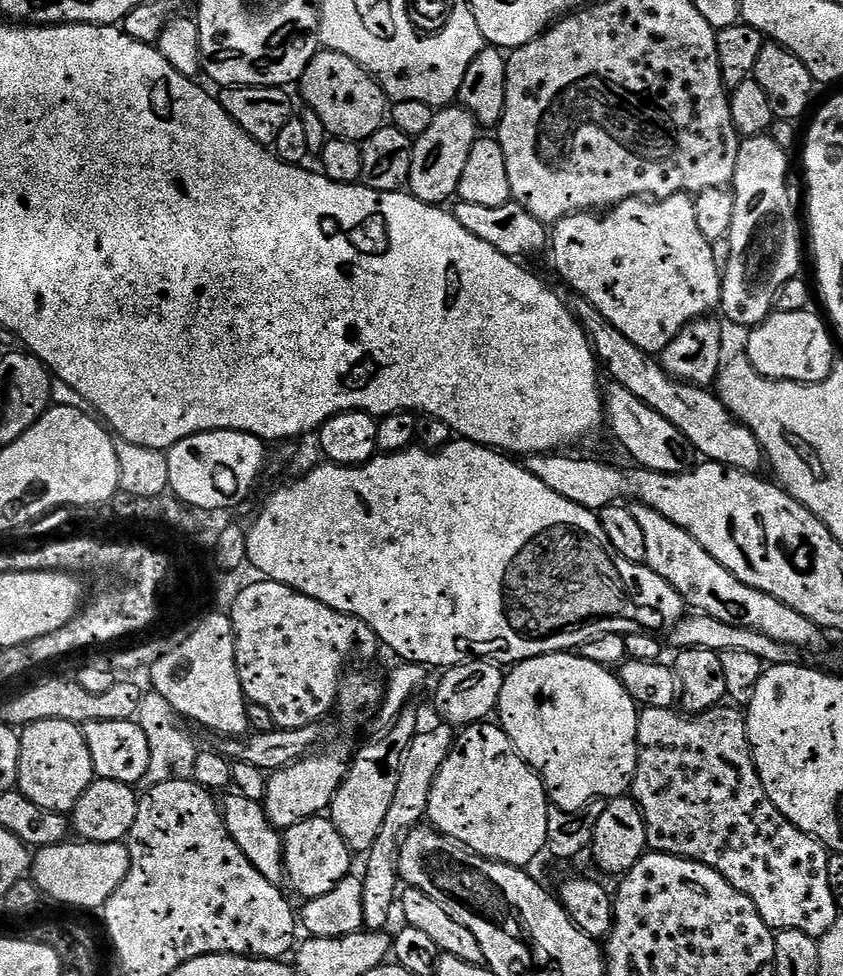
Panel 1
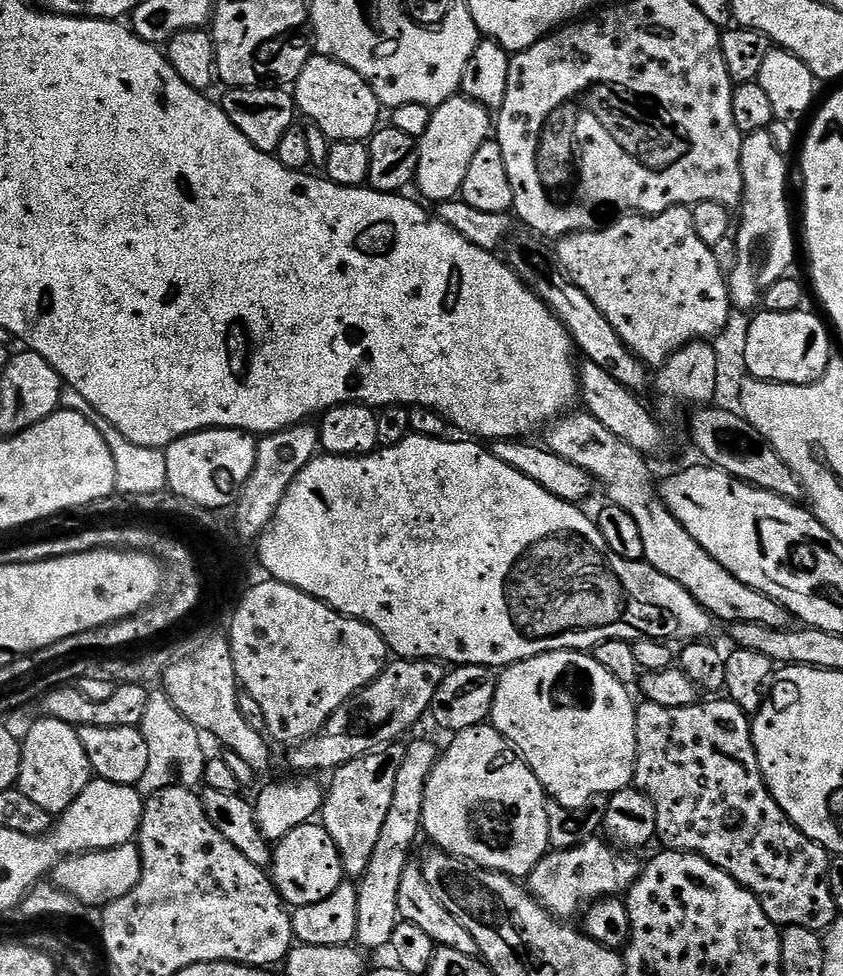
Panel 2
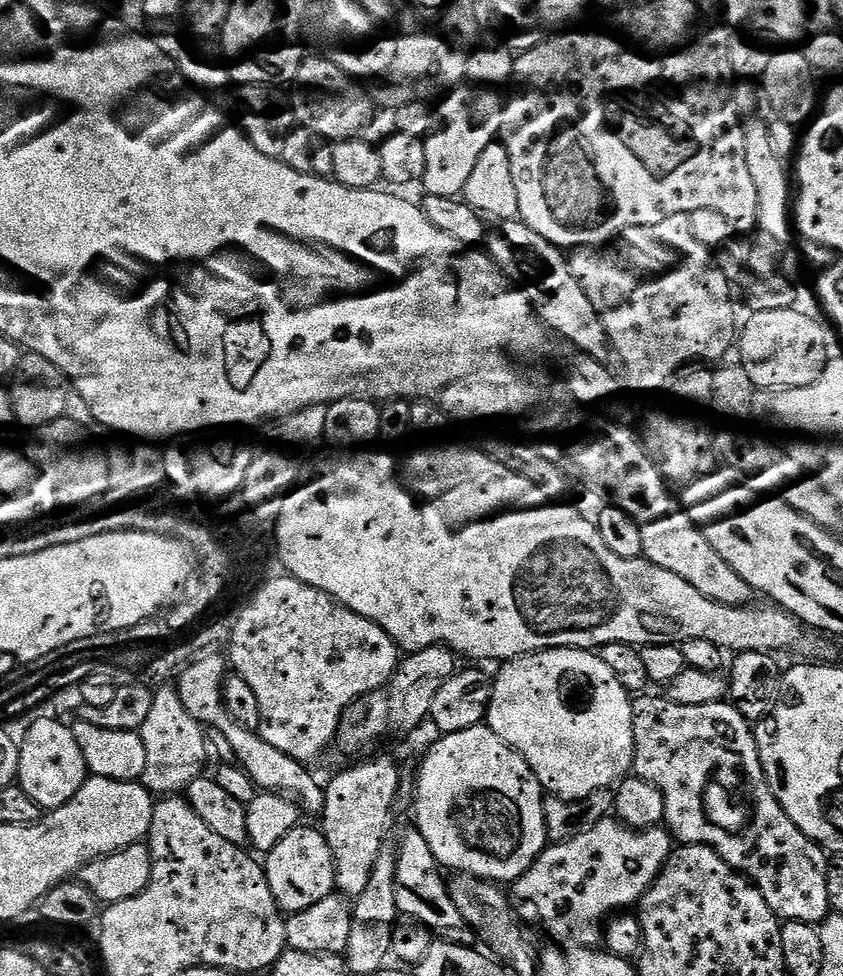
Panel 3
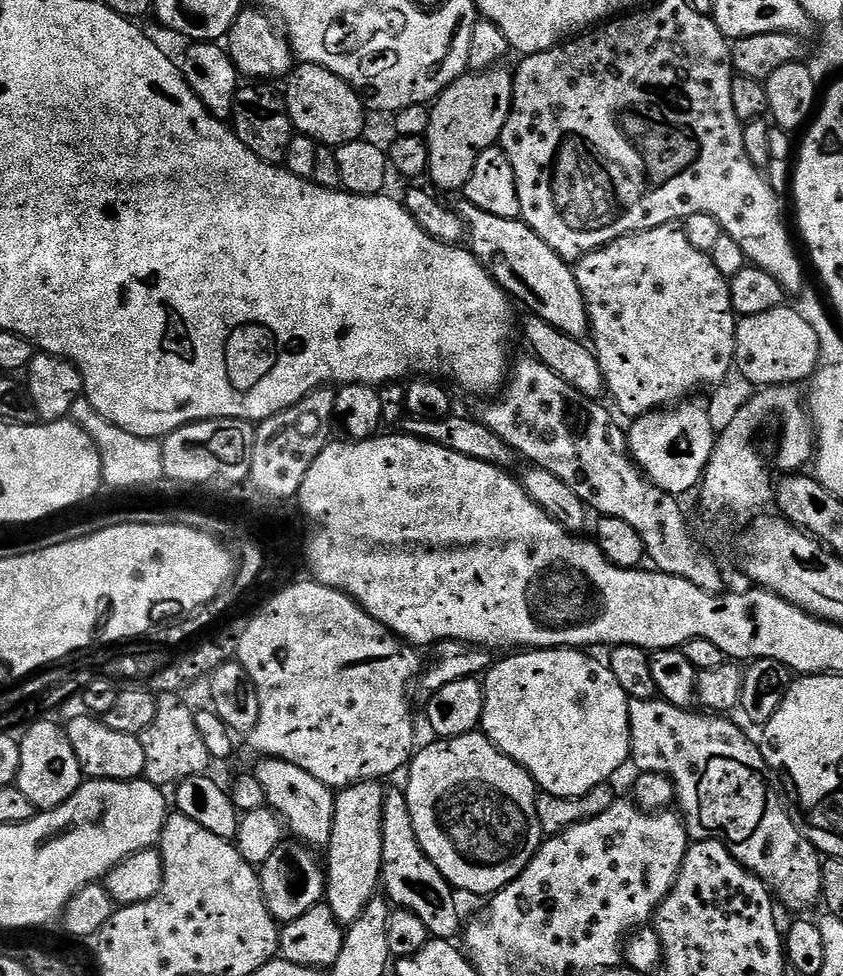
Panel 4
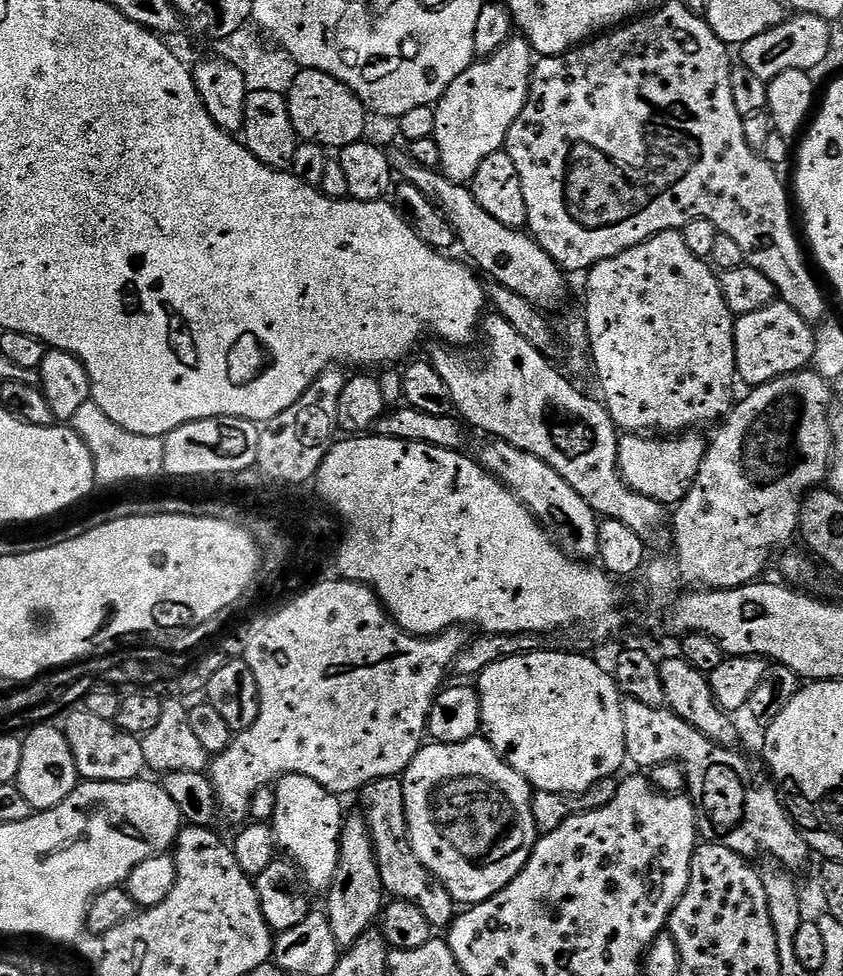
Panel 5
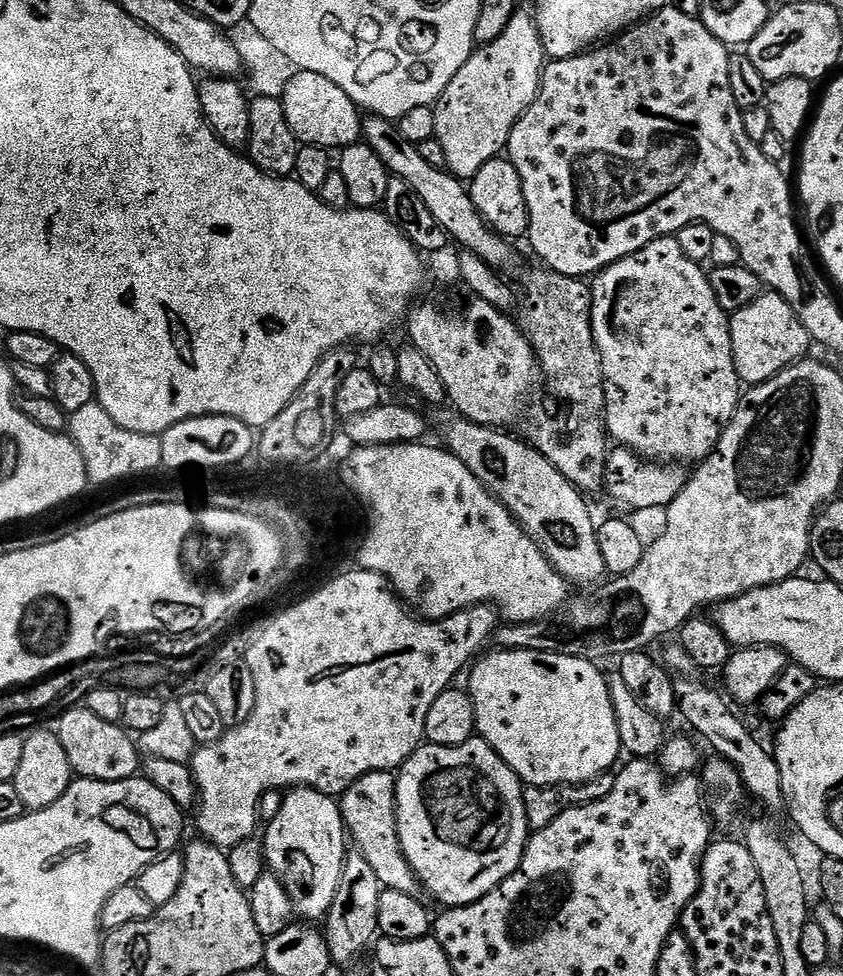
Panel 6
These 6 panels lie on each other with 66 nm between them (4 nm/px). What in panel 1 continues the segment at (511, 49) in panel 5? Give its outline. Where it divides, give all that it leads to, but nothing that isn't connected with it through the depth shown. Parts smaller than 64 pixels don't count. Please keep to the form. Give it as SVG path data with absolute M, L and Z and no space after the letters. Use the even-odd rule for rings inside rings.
M444 106L436 112L434 122L426 134L415 137L412 146L412 165L407 187L411 195L423 204L443 205L444 200L455 197L460 191L462 170L466 170L466 160L478 138L478 125L472 113L463 106Z

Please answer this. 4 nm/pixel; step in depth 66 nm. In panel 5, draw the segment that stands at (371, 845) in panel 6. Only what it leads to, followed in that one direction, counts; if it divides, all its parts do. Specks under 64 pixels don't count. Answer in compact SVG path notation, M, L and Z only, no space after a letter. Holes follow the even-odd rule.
M395 776L378 778L363 788L363 796L364 804L368 809L363 809L362 815L368 822L370 838L378 862L378 874L382 874L385 893L397 900L414 902L414 906L422 910L426 922L430 922L433 929L447 929L457 915L458 905L446 890L446 886L442 886L440 879L430 874L430 870L426 870L422 862L418 862L410 846L403 783Z

